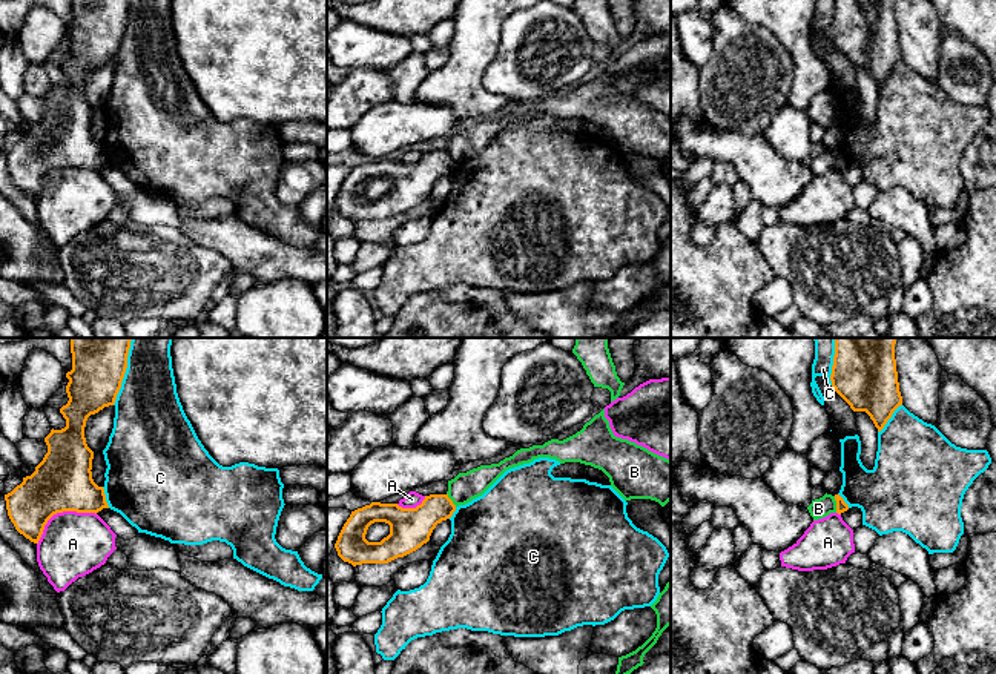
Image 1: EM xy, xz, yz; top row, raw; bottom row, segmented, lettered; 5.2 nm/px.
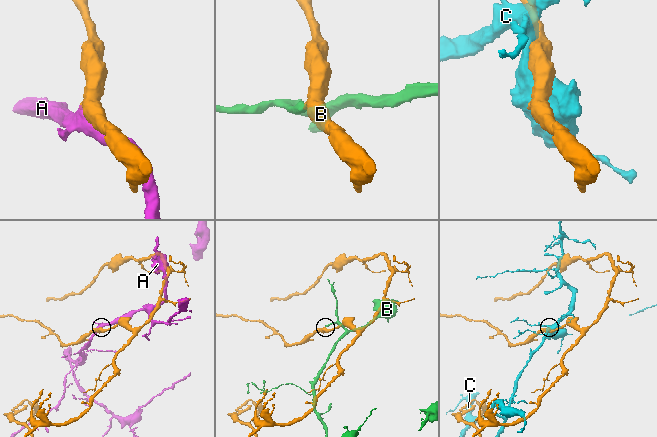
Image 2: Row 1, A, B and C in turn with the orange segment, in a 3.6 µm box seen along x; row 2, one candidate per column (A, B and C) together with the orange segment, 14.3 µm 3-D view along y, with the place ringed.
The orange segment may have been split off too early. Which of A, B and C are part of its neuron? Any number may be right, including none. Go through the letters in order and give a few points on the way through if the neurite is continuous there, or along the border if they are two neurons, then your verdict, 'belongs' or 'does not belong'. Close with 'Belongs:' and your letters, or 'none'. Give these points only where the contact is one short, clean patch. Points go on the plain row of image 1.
A: does not belong
B: border along yz (834, 152), (837, 168); does not belong
C: does not belong
Belongs: none

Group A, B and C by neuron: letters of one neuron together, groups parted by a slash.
A / B / C

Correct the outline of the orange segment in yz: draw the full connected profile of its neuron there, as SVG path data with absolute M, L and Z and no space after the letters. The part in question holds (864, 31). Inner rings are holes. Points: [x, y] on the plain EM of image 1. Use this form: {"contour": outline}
{"contour": "M835 0L832 43L853 68L866 68L878 88L902 61L895 0Z"}

